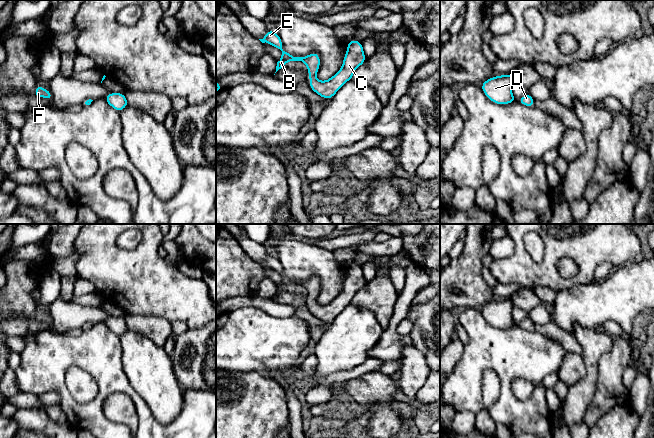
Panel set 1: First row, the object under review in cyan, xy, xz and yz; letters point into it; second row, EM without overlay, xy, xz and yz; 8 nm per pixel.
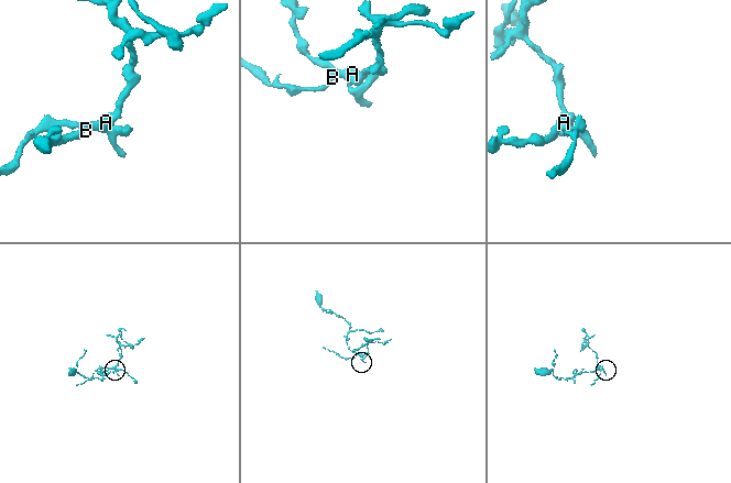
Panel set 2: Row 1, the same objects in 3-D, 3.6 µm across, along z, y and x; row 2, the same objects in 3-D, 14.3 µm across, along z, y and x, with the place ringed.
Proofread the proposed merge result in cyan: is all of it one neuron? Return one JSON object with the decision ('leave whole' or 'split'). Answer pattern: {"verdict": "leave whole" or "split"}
{"verdict": "leave whole"}

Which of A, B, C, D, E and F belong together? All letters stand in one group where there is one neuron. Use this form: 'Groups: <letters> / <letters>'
Groups: A B C D E F

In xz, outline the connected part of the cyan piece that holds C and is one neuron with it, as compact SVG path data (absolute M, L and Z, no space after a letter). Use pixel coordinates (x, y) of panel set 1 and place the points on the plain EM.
M267 255L264 262L259 264L281 275L282 282L277 286L276 296L284 291L288 285L303 286L308 291L310 312L325 323L331 323L347 305L351 304L354 295L367 283L364 279L362 267L353 263L347 268L347 275L341 293L330 303L319 305L315 302L320 291L320 280L316 276L305 281L295 281L287 277L283 273L281 262L276 255Z

